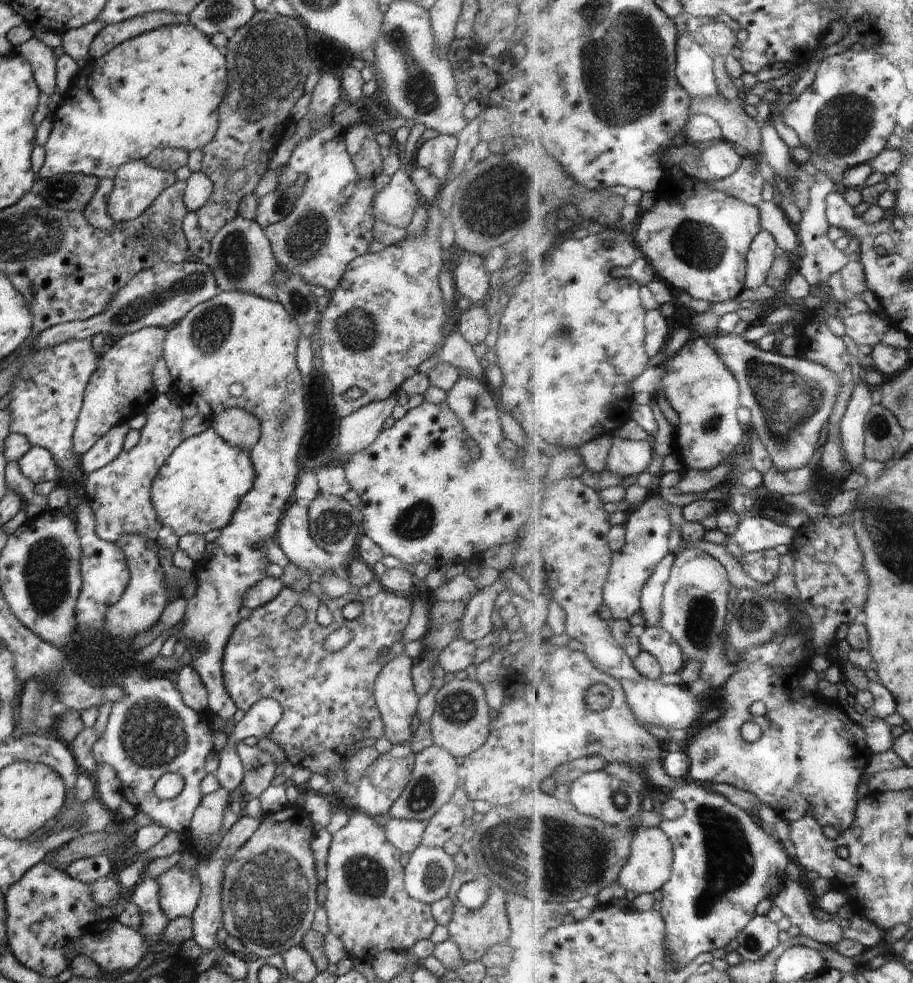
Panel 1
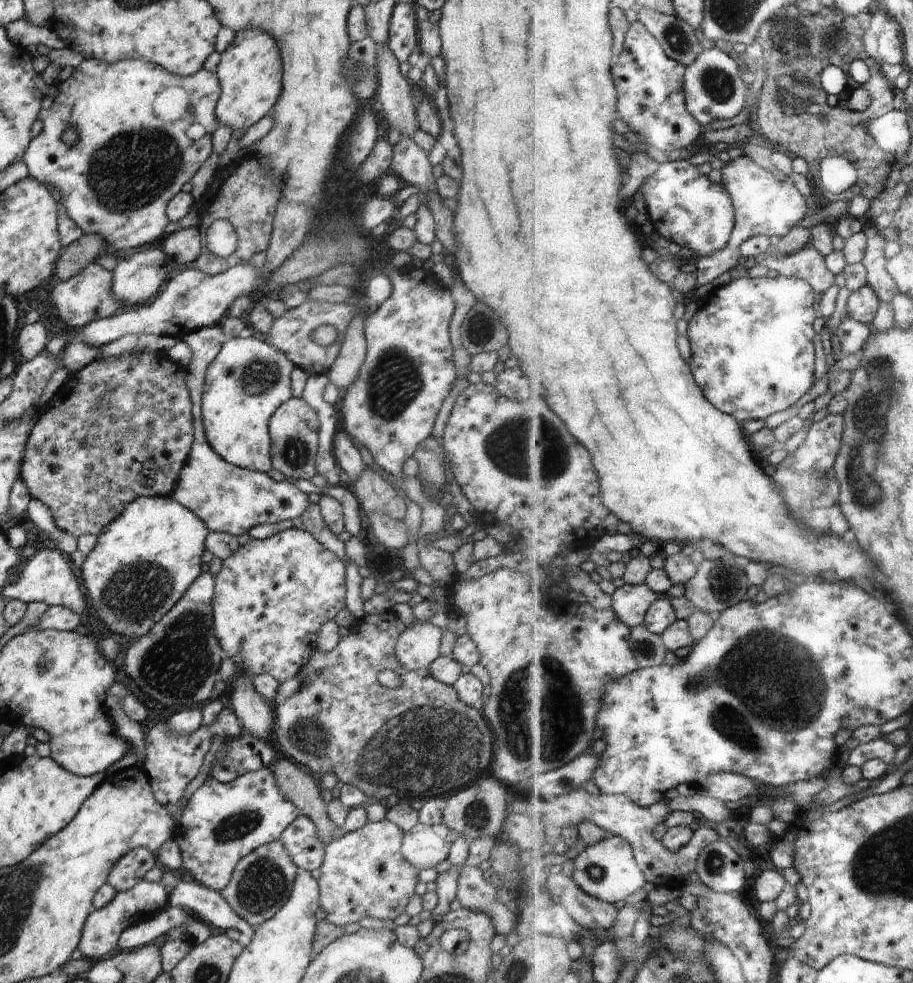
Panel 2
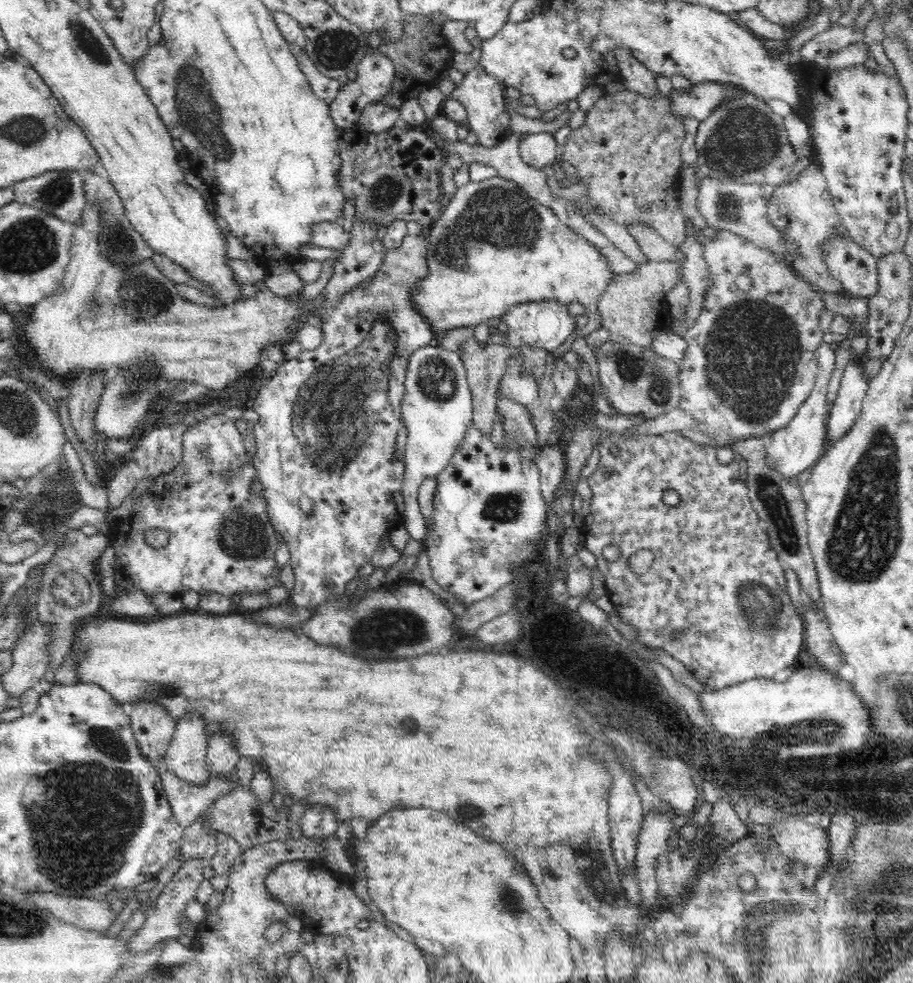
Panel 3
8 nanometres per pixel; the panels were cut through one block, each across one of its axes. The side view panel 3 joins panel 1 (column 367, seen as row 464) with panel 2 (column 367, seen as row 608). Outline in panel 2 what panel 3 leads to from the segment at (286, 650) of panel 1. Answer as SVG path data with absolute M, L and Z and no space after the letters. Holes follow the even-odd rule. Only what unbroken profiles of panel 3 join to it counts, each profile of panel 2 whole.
M390 609L385 610L381 614L365 614L365 616L362 616L362 618L355 622L354 626L351 626L349 630L349 634L340 637L338 646L336 646L332 652L323 653L319 648L316 648L308 664L300 668L300 672L296 674L296 676L306 676L306 680L302 682L302 686L300 686L292 696L288 696L282 704L273 705L274 727L272 728L272 736L276 749L282 750L290 760L300 765L306 771L309 771L318 779L322 775L332 772L338 781L355 786L370 799L377 798L377 800L381 802L385 802L388 797L392 795L396 795L400 801L409 803L428 798L446 797L458 791L458 788L465 788L472 780L476 780L476 778L490 766L492 752L494 752L494 750L492 750L494 740L492 740L492 734L490 734L490 730L488 730L488 724L484 722L484 718L480 716L480 712L478 712L476 708L467 706L459 699L453 686L447 686L436 680L436 678L433 678L428 668L418 671L408 671L400 664L396 657L396 642L398 642L400 636L402 636L402 632L406 630L406 626L400 621L396 612ZM387 669L394 670L394 672L400 676L400 688L388 690L388 688L382 688L382 686L378 684L376 674Z

